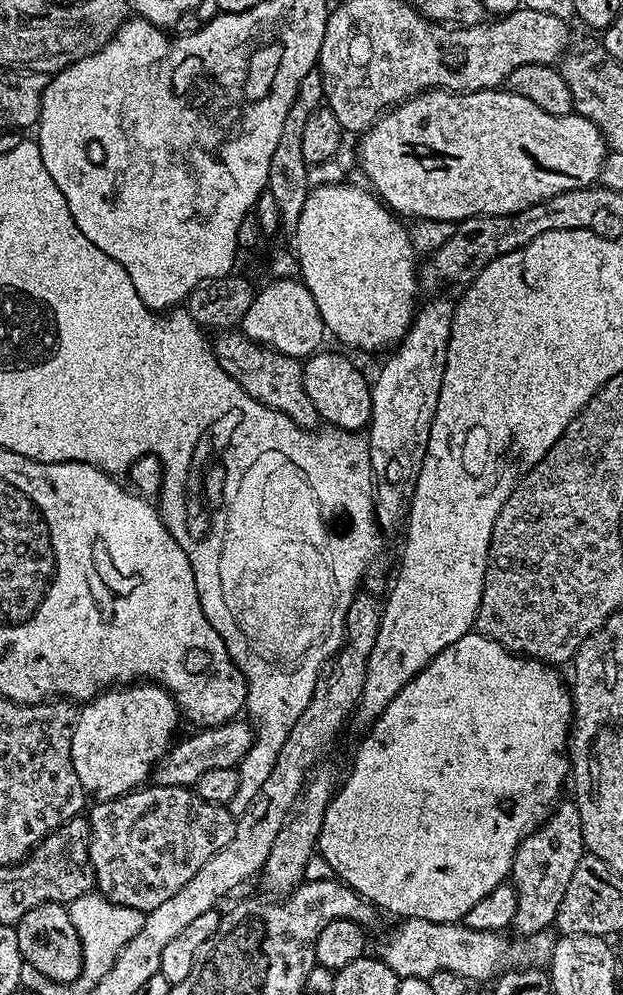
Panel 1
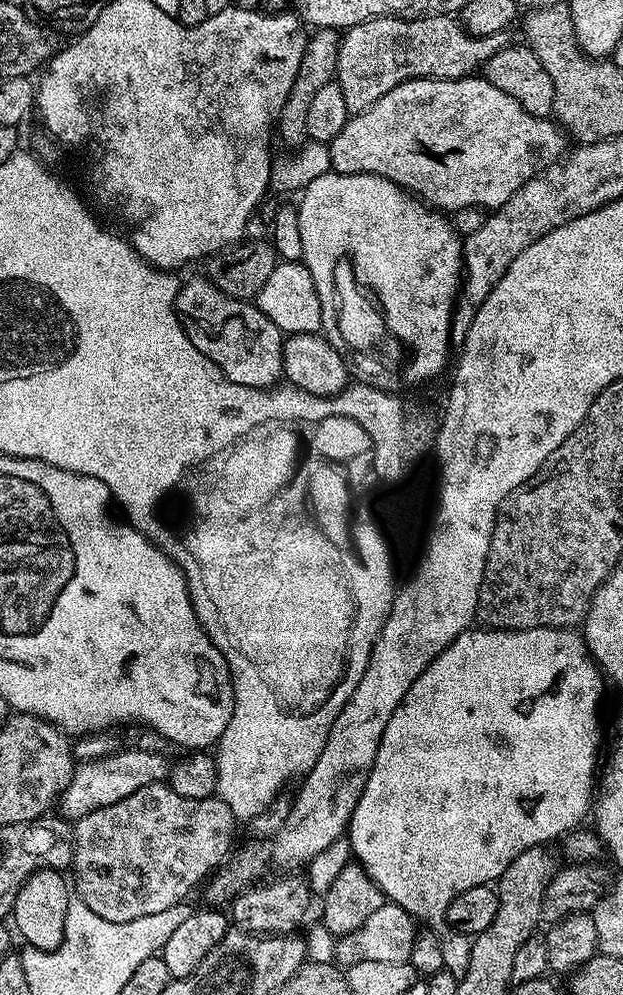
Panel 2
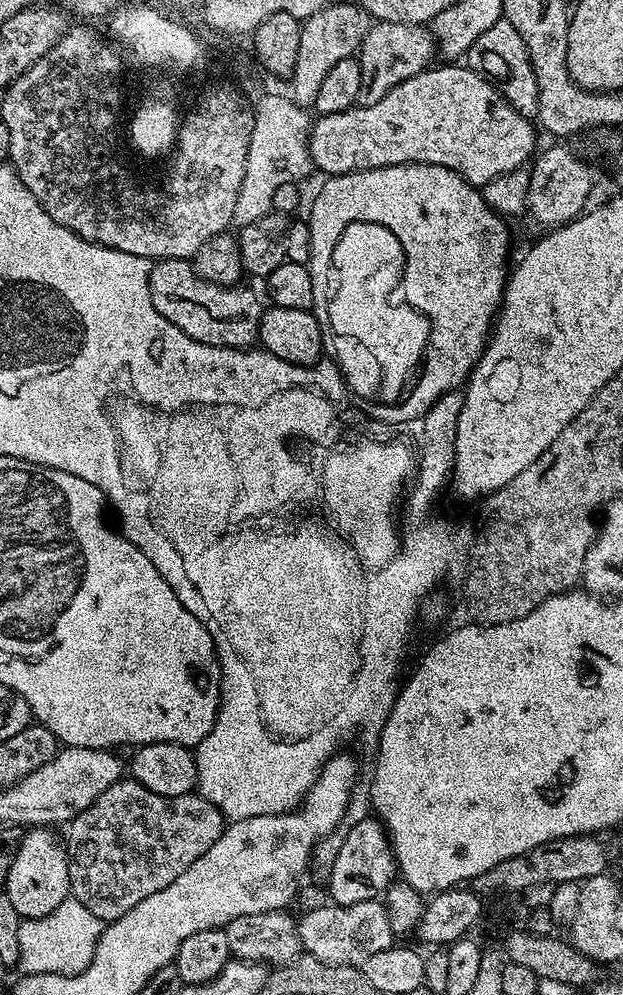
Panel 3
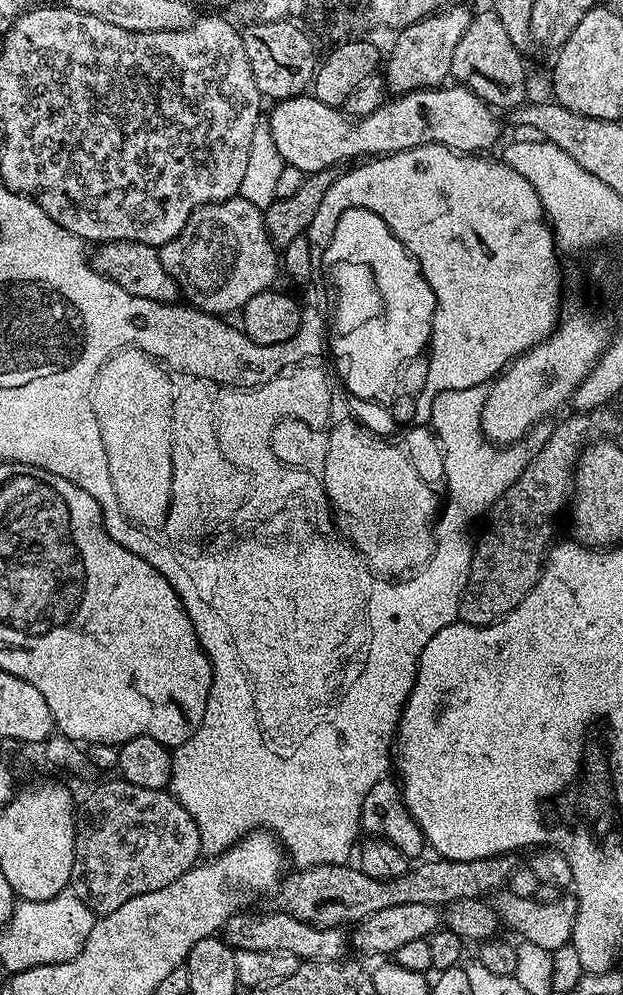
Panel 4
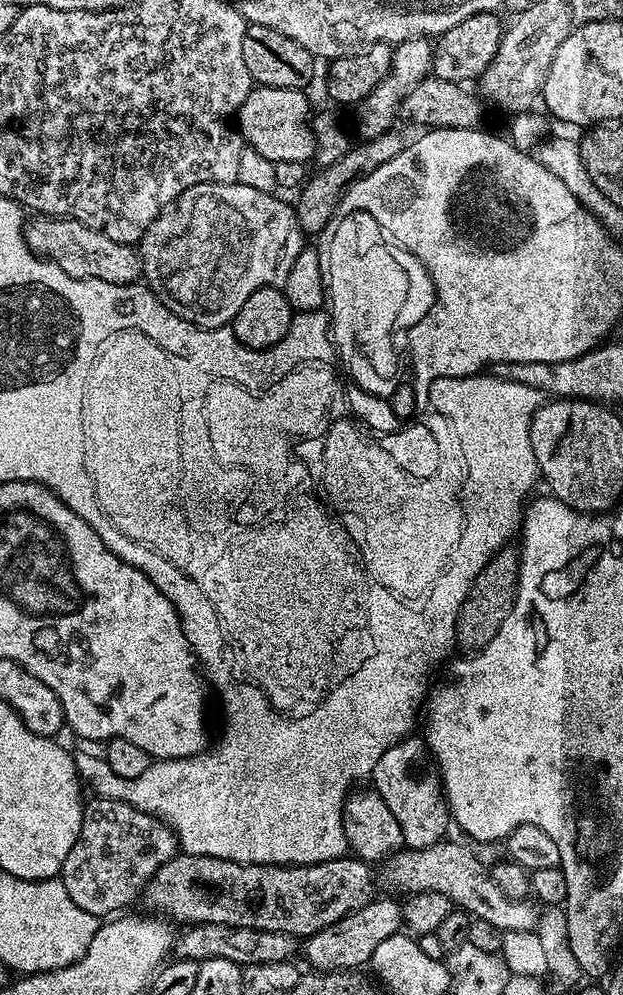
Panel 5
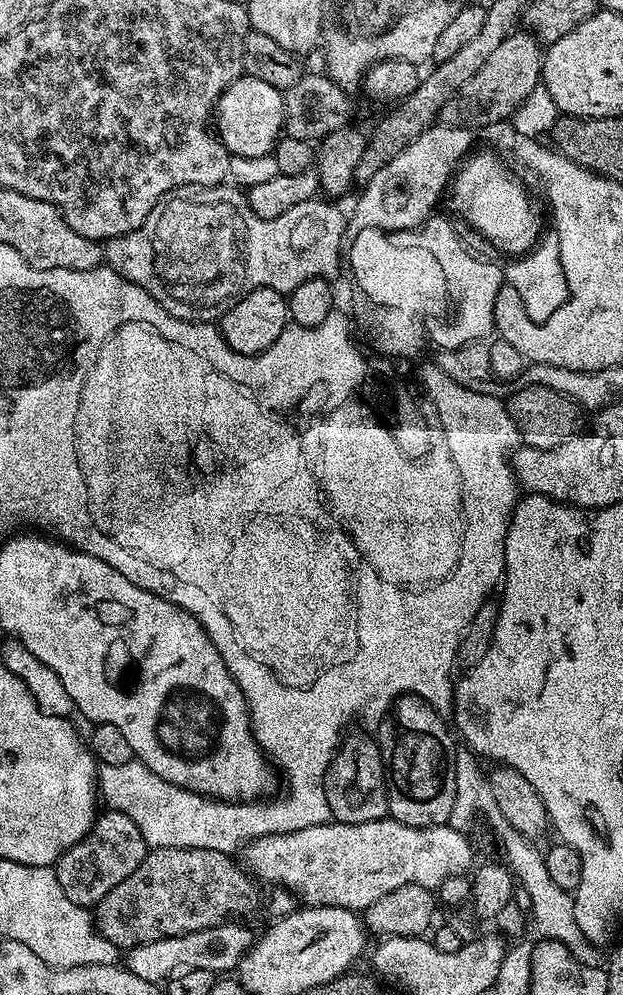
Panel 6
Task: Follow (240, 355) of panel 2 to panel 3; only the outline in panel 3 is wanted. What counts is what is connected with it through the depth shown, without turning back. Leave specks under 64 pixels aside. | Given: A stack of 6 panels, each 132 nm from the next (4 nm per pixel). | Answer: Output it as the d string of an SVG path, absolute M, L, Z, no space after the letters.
M158 260L148 279L154 310L198 342L219 348L251 348L260 334L265 305L245 286L215 284L196 273L188 260Z

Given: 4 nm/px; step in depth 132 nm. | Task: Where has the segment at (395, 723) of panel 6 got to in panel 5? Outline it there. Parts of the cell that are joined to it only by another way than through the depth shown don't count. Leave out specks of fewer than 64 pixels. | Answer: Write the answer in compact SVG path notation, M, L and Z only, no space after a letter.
M419 735L404 737L378 758L370 784L382 802L390 806L390 814L394 814L398 826L402 826L402 838L408 848L429 848L447 837L444 835L448 824L450 828L450 813L444 799L444 785L440 782L439 771L430 763L428 745Z

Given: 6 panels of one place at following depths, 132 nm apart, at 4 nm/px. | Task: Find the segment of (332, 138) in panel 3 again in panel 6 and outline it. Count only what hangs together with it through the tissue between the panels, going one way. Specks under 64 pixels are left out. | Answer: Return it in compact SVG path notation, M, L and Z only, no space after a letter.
M250 75L238 77L218 98L214 131L232 156L262 158L280 141L284 129L284 92Z

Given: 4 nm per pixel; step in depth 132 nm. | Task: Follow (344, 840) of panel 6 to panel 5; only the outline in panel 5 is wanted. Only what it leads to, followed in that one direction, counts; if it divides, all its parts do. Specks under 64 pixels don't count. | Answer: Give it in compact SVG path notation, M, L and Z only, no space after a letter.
M441 842L429 848L408 848L393 854L387 861L388 869L384 872L384 880L396 892L411 894L414 892L433 892L446 894L457 909L463 910L477 920L490 922L501 934L514 930L533 931L536 927L538 908L528 900L511 900L498 890L492 880L492 873L467 848L469 845L448 844Z

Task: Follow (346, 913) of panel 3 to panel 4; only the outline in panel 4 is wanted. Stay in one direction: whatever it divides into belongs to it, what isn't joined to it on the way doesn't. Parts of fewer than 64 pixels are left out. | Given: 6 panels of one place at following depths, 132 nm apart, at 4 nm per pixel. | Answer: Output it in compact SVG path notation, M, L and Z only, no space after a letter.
M268 912L265 916L244 916L248 914L237 914L229 918L223 929L223 939L227 940L234 950L266 950L267 952L289 952L300 959L306 960L340 960L344 951L349 951L350 940L343 927L339 928L315 928L312 924L302 922L283 912Z

